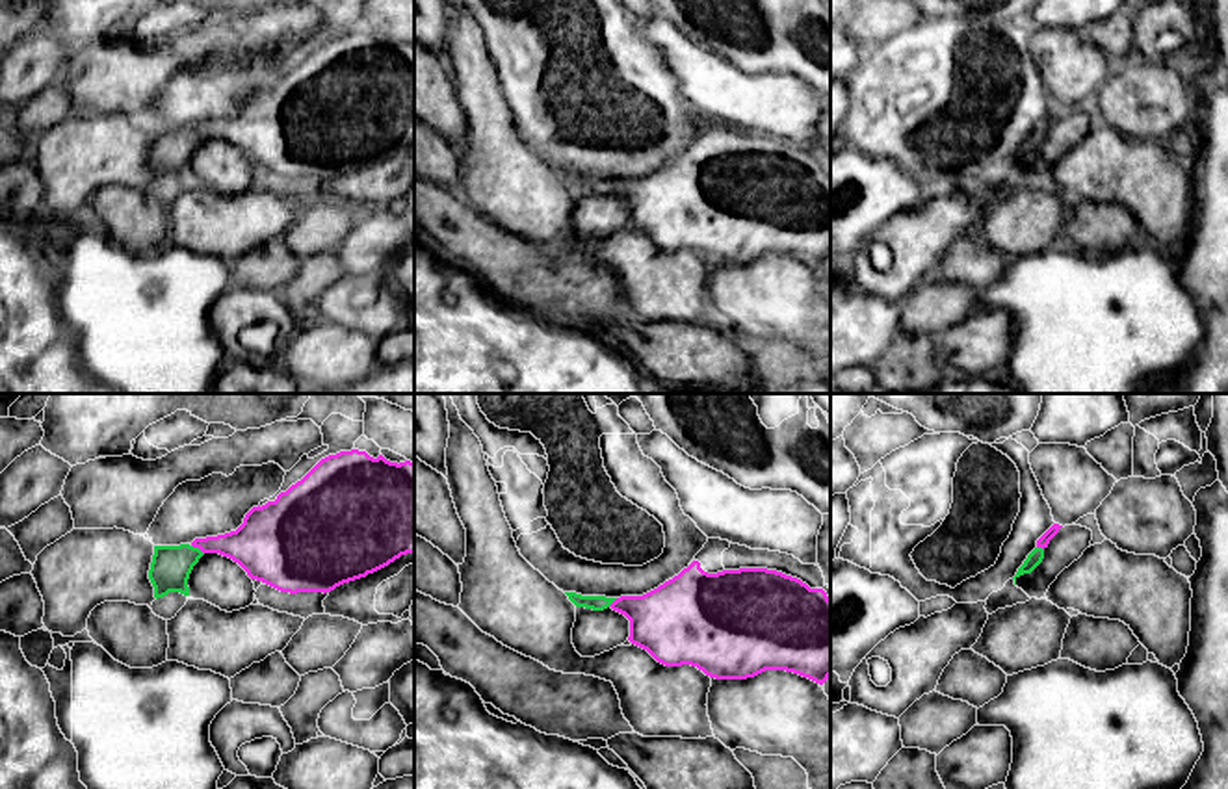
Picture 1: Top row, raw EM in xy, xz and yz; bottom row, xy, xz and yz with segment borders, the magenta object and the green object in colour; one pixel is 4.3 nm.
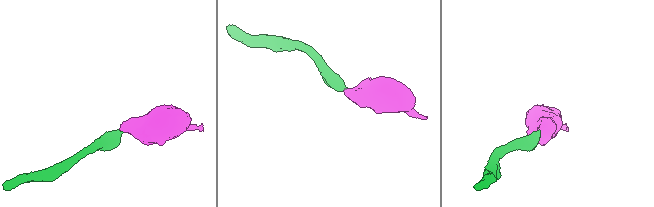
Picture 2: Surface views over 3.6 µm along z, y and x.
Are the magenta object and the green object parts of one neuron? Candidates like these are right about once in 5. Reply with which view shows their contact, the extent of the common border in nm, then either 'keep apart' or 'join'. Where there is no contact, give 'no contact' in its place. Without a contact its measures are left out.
meets magenta in xy; contact 70 nm long; join

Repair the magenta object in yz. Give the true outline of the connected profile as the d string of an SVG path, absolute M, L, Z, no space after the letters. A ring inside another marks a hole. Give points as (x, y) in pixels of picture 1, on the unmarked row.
M1053 108L1039 124L1037 124L1037 132L1027 139L1027 143L1024 145L1024 149L1018 152L1016 160L1012 162L1014 163L1014 169L1016 169L1016 163L1024 158L1031 158L1044 143L1044 134L1048 132L1050 124L1059 117L1063 110L1059 108Z

